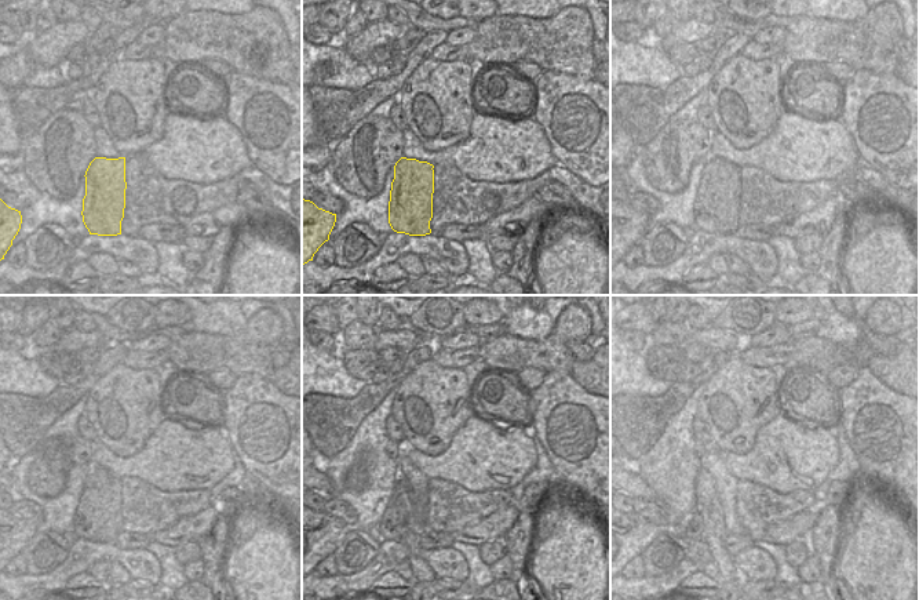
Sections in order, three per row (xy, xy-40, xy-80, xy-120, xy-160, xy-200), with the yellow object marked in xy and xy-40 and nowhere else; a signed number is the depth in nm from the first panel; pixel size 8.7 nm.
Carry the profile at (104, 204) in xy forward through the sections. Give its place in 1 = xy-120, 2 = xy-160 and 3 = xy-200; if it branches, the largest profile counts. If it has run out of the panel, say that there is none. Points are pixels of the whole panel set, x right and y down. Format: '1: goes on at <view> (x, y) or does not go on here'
1: goes on at xy-120 (98, 516)
2: goes on at xy-160 (404, 520)
3: goes on at xy-200 (695, 524)

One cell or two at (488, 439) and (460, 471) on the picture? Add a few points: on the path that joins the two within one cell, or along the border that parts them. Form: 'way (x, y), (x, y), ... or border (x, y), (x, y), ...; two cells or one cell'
way (481, 447), (469, 462); one cell

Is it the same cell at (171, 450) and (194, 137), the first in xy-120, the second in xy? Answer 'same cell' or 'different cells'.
same cell

